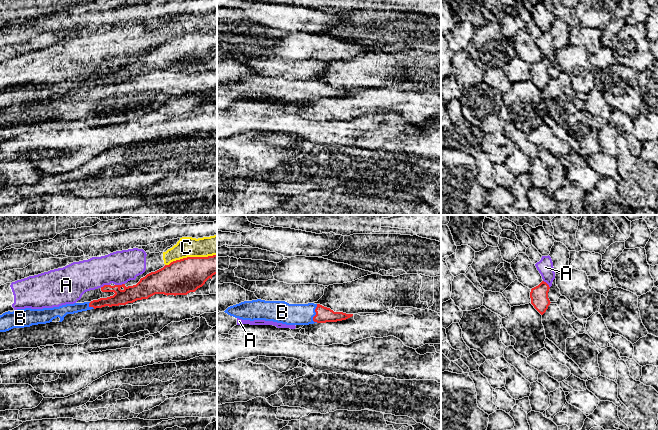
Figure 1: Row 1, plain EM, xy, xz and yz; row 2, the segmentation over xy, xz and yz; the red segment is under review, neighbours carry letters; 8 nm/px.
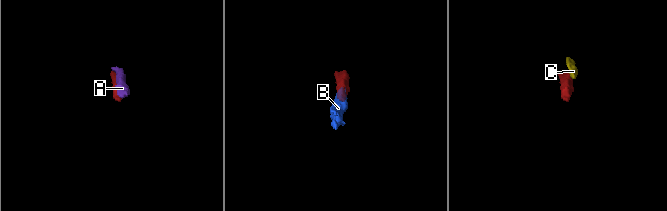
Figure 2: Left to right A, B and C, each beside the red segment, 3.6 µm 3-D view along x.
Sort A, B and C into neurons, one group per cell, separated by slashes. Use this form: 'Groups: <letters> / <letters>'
Groups: A C / B

